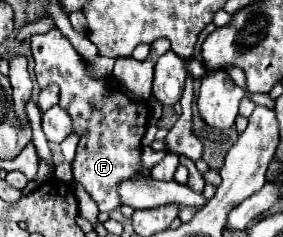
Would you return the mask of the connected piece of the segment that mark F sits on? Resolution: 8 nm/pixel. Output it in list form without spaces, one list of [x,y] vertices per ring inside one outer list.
[[[56,27],[44,35],[32,37],[32,55],[36,61],[34,73],[36,73],[38,85],[48,87],[48,85],[56,83],[60,87],[60,107],[64,107],[68,111],[68,115],[72,117],[72,123],[74,123],[74,131],[80,135],[78,151],[72,161],[74,181],[84,185],[84,189],[96,201],[100,211],[110,213],[112,209],[122,205],[120,195],[116,191],[118,183],[140,173],[140,151],[142,151],[140,141],[142,141],[142,137],[146,133],[146,125],[148,125],[148,105],[144,101],[134,101],[134,99],[126,97],[126,93],[122,93],[120,89],[114,89],[108,81],[90,79],[84,59],[76,53],[76,49],[70,45],[70,41]]]

